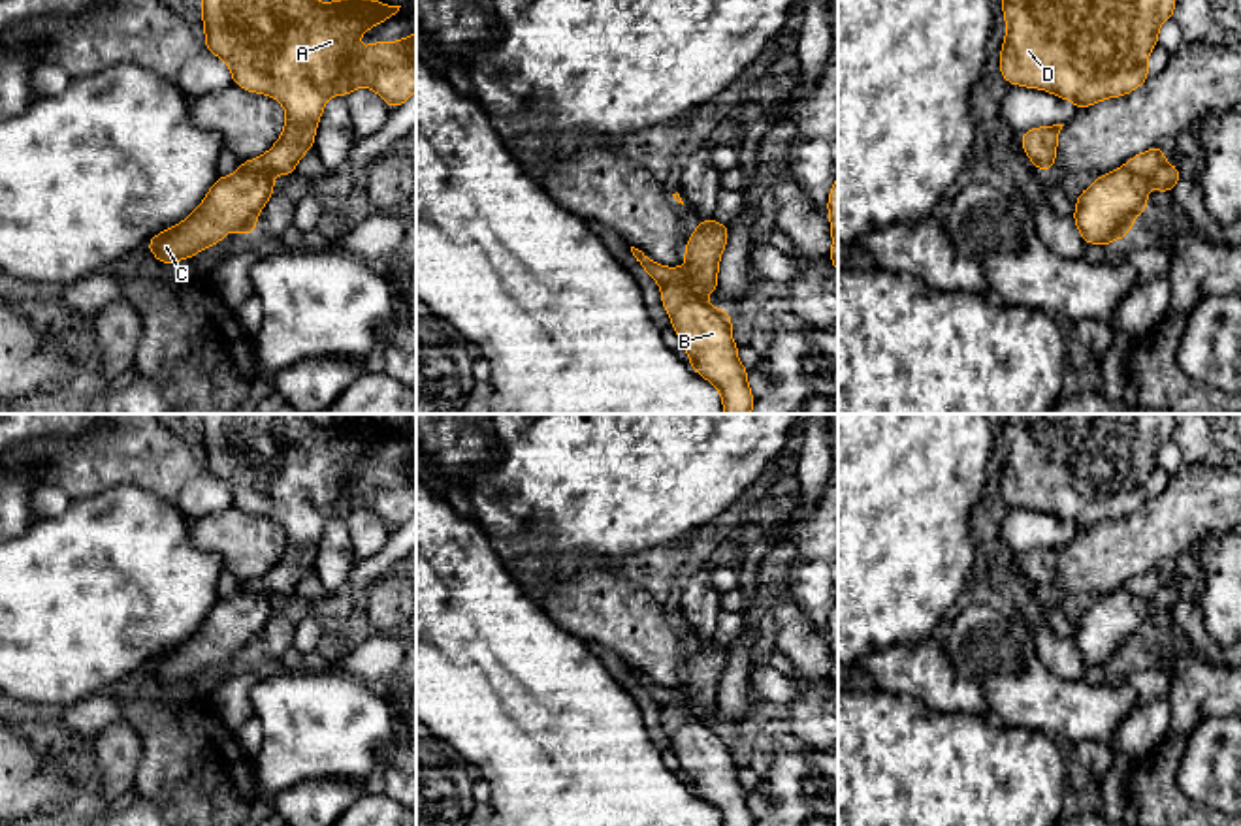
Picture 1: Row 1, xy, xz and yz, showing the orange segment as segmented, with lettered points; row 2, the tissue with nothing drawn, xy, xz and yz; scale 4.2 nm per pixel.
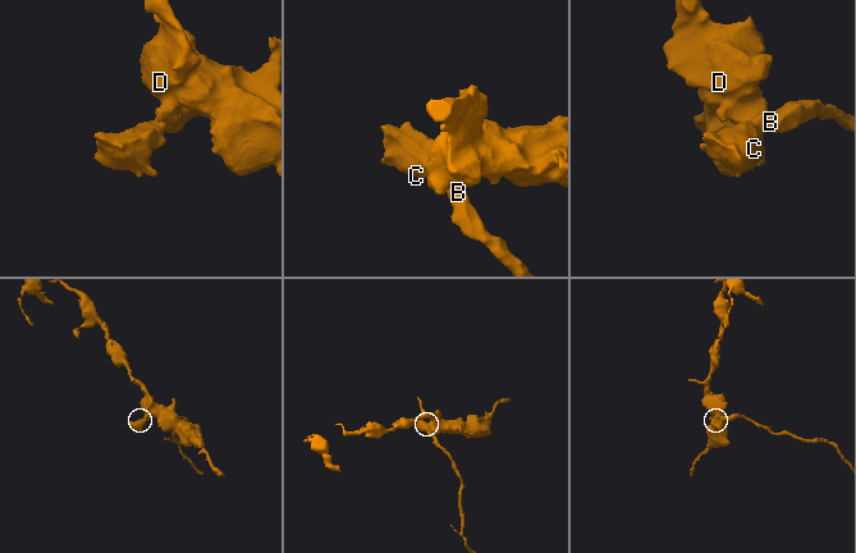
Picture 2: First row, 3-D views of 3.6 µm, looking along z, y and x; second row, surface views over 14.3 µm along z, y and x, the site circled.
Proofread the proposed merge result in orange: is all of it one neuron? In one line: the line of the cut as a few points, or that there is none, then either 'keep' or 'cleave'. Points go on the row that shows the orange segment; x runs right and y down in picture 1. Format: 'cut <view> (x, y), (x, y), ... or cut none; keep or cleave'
cut xz (688, 268), (688, 277), (682, 283), (661, 288); cleave

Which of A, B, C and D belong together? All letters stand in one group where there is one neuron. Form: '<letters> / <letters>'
A D / B C

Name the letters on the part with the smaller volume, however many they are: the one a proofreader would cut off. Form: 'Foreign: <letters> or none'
Foreign: B, C

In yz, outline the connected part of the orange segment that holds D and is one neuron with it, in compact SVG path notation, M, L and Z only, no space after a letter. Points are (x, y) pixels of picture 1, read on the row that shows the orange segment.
M1002 0L1007 32L1000 75L1009 85L1070 100L1077 109L1130 94L1151 77L1147 58L1173 8L1175 0Z

